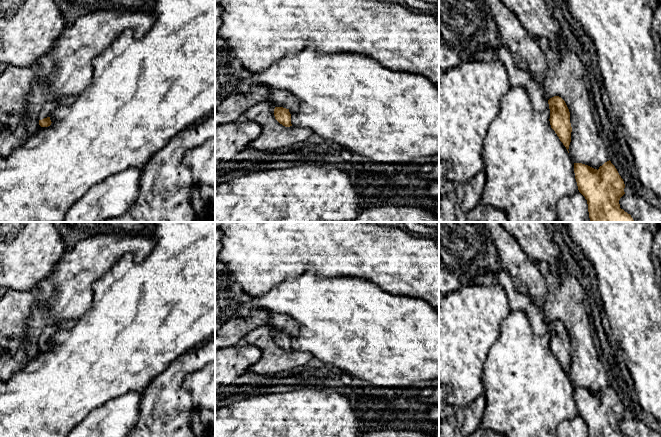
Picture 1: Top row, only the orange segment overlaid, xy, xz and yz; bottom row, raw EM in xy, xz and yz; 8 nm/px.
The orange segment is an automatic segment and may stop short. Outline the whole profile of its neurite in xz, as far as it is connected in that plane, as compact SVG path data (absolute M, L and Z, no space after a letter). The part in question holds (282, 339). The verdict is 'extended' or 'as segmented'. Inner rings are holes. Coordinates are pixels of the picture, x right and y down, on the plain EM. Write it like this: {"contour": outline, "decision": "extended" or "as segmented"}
{"contour": "M270 312L271 328L275 331L275 343L285 351L292 350L290 333L298 328L298 322L288 314Z", "decision": "extended"}

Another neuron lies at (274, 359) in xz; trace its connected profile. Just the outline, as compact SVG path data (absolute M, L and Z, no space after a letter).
M261 326L248 332L241 344L254 345L261 351L261 357L249 372L257 375L276 375L279 372L292 370L303 366L313 359L310 353L298 351L285 351L274 340L275 330L268 326Z

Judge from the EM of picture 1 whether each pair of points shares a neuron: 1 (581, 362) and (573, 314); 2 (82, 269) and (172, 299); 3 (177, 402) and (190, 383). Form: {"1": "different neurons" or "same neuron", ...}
{"1": "same neuron", "2": "different neurons", "3": "different neurons"}

